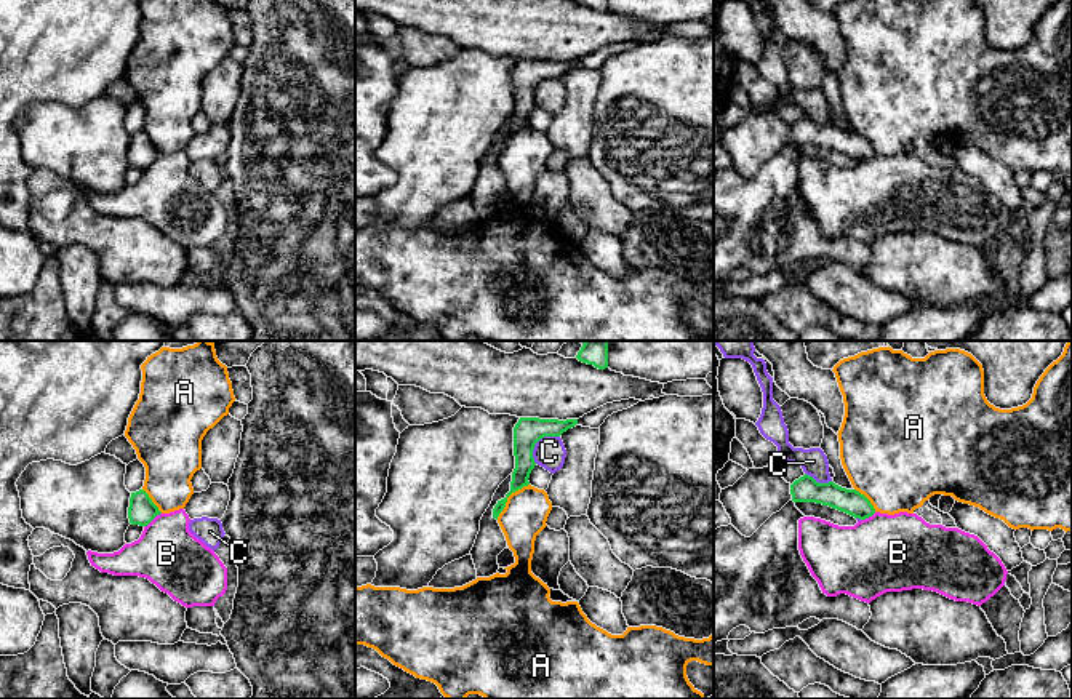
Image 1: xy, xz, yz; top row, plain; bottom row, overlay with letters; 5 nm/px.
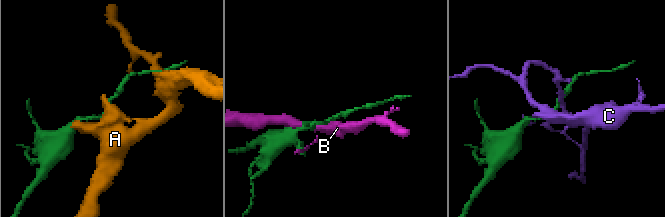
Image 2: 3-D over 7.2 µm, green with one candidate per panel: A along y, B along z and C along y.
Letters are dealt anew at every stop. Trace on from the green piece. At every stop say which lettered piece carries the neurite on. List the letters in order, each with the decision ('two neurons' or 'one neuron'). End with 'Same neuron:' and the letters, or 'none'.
A: two neurons
B: two neurons
C: two neurons
Same neuron: none

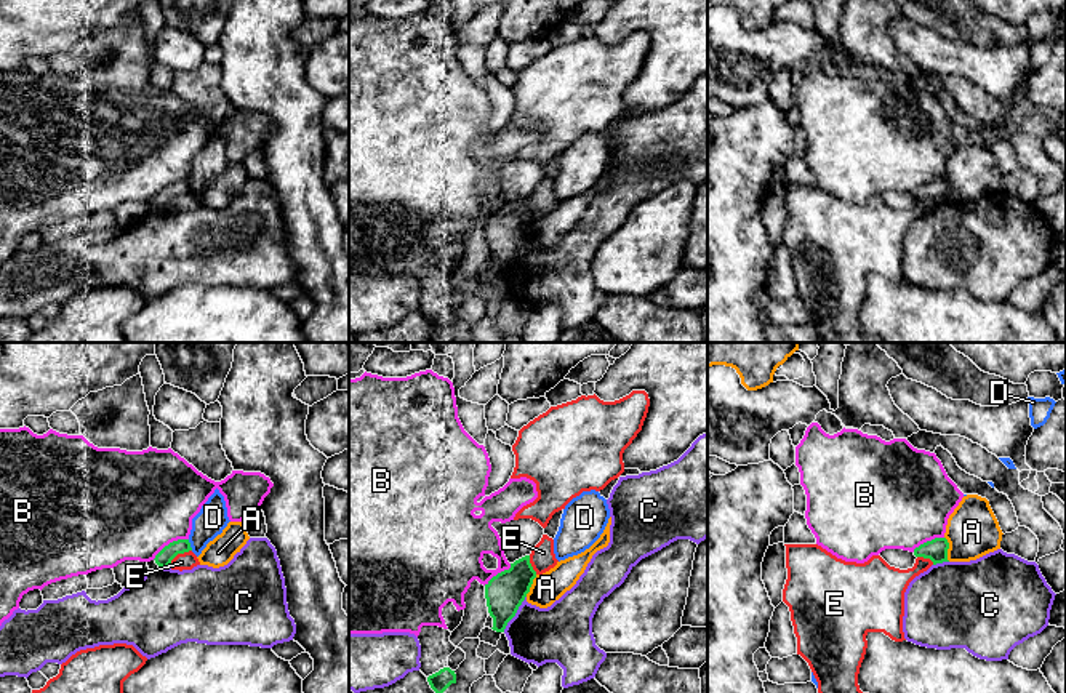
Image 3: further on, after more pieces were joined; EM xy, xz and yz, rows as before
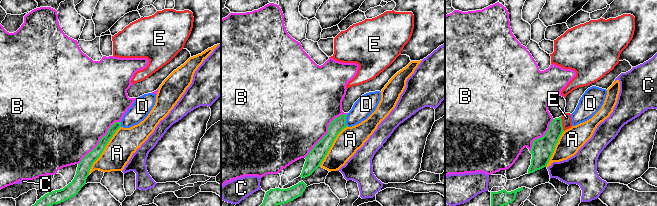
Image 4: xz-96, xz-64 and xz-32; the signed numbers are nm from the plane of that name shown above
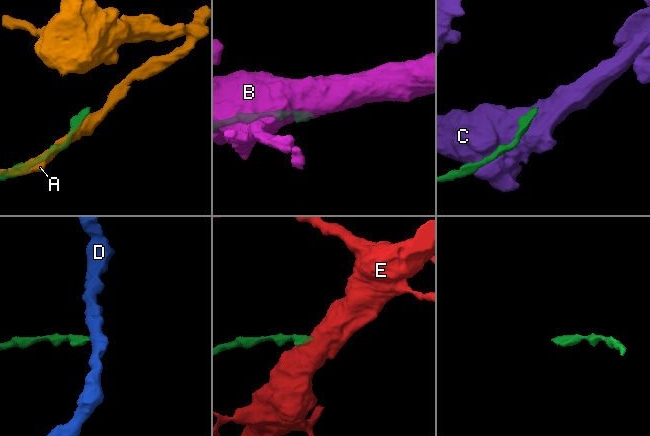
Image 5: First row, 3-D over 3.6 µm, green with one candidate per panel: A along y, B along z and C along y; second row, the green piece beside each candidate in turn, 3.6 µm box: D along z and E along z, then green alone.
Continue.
A: two neurons
B: two neurons
C: two neurons
D: two neurons
E: two neurons
Same neuron: none

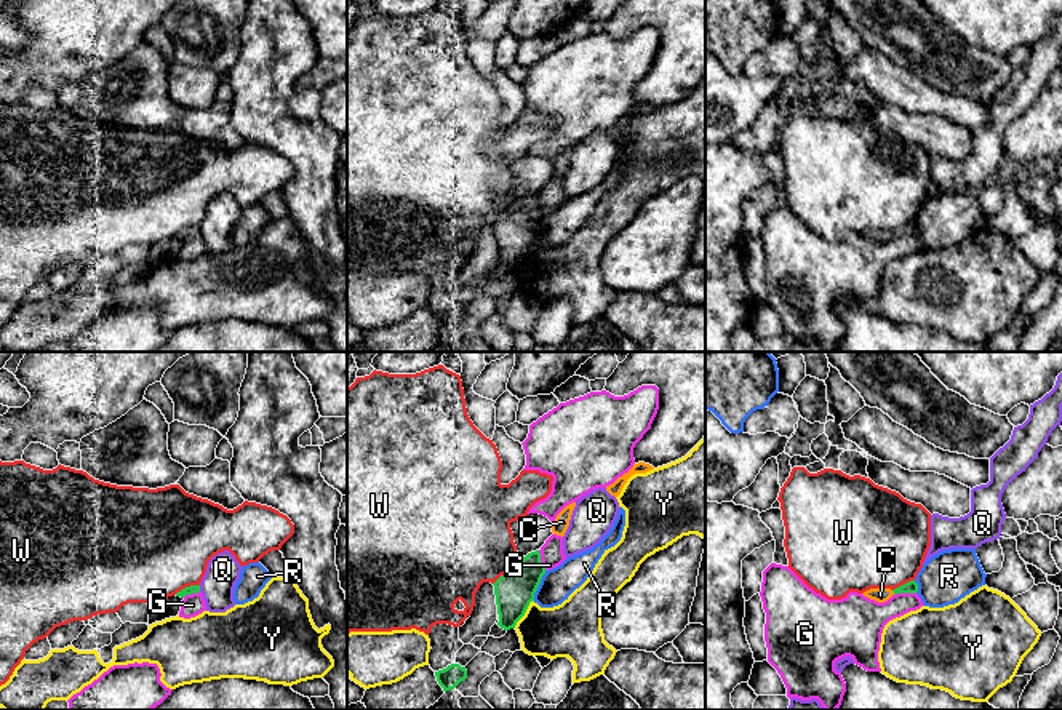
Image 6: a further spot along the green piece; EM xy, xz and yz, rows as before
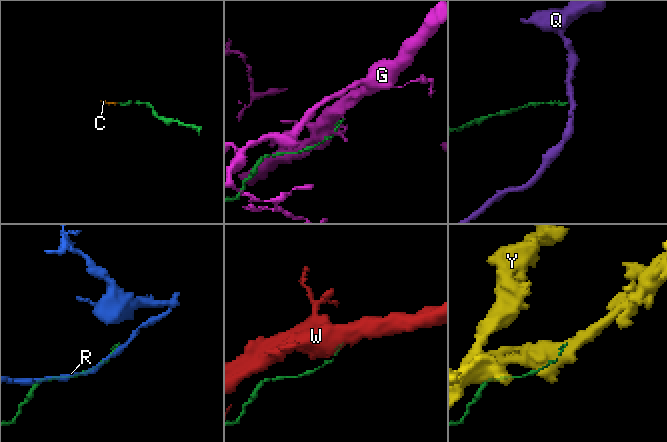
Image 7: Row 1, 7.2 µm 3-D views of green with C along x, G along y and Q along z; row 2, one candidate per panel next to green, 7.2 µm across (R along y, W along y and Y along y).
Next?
C: one neuron
G: two neurons
Q: two neurons
R: two neurons
W: two neurons
Y: two neurons
Same neuron: C

